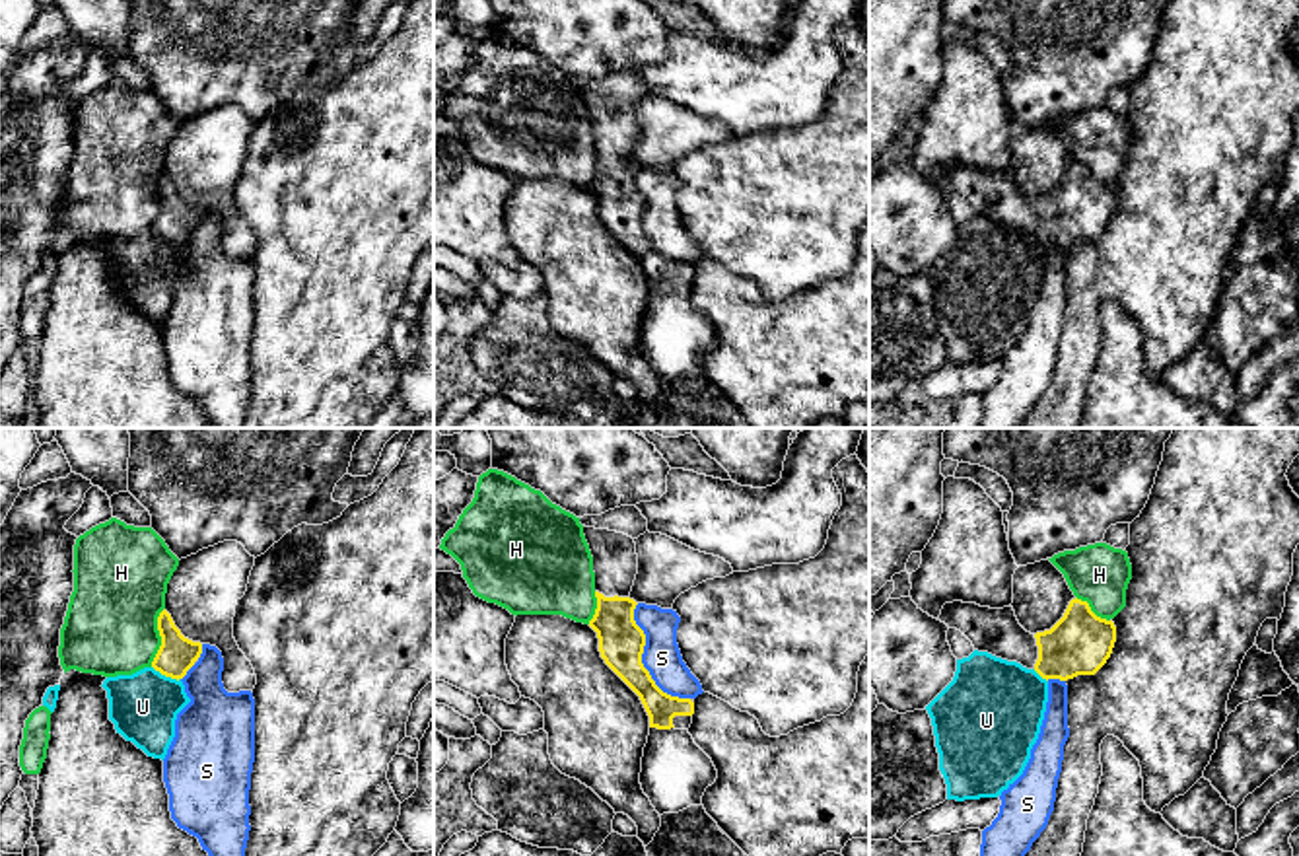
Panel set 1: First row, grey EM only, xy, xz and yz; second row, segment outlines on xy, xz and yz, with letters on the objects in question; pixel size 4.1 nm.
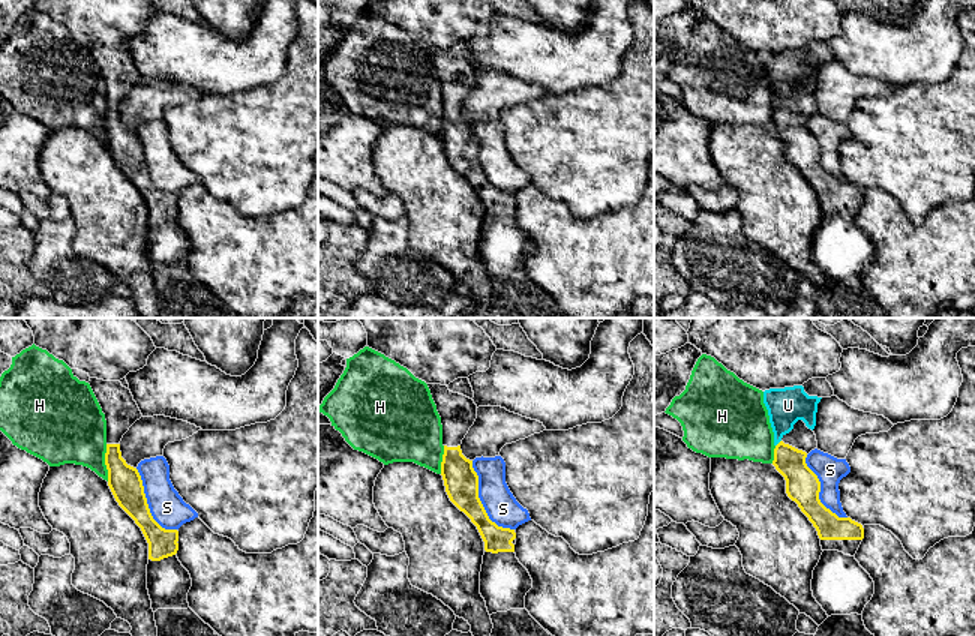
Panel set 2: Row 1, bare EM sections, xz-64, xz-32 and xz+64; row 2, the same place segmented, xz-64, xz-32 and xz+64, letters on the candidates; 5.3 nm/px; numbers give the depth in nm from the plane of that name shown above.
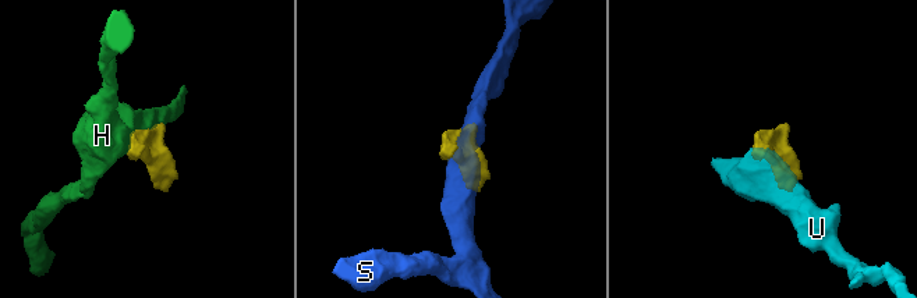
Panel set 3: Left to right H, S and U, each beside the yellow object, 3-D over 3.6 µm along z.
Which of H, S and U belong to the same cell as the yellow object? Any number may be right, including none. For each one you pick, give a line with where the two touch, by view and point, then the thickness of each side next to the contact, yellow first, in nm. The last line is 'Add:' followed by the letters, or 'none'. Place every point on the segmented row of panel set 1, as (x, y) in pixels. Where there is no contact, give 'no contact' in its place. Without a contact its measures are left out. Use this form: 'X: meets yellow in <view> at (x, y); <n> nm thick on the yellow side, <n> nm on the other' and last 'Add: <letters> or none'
Add: none

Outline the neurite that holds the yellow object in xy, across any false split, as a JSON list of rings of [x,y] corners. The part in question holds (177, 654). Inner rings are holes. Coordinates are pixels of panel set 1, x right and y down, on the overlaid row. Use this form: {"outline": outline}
{"outline": [[[163,609],[158,617],[161,646],[152,661],[152,667],[165,677],[183,679],[202,654],[202,644],[181,634],[171,615]]]}

